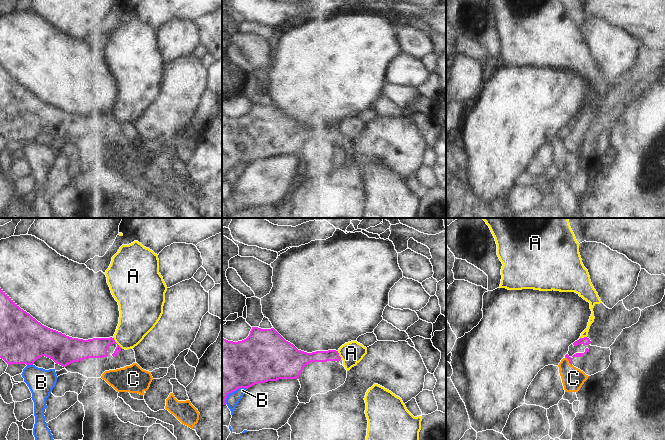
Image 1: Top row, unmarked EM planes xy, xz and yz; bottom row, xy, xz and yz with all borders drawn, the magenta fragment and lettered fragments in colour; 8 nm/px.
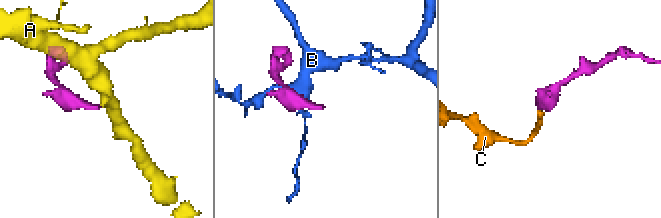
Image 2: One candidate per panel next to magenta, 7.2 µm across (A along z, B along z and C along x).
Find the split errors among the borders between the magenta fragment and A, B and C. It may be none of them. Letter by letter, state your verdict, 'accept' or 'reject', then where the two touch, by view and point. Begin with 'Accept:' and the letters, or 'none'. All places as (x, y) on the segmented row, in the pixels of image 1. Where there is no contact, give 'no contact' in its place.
Accept: C
A: reject; meets magenta in xy at (116, 343)
B: reject; meets magenta in xz at (233, 391)
C: accept; meets magenta in yz at (569, 361)

